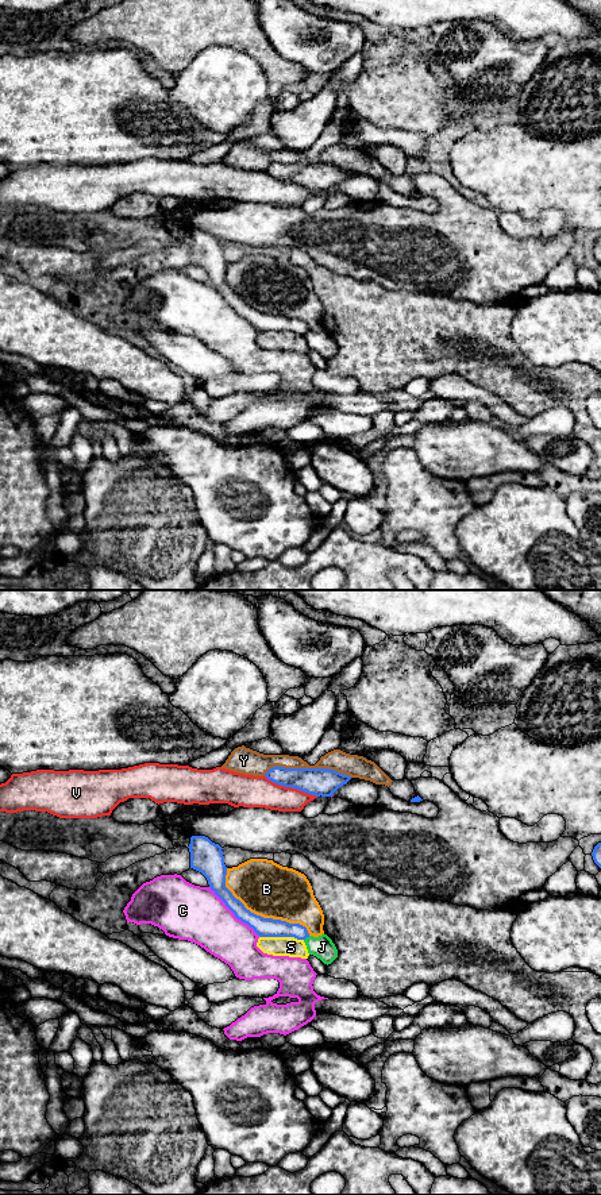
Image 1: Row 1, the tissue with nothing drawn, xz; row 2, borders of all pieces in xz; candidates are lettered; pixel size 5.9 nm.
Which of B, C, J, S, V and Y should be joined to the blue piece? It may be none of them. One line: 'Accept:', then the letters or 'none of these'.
Accept: none of these

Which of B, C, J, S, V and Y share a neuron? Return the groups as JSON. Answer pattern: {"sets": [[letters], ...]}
{"sets": [["B"], ["C"], ["J"], ["S"], ["V"], ["Y"]]}

